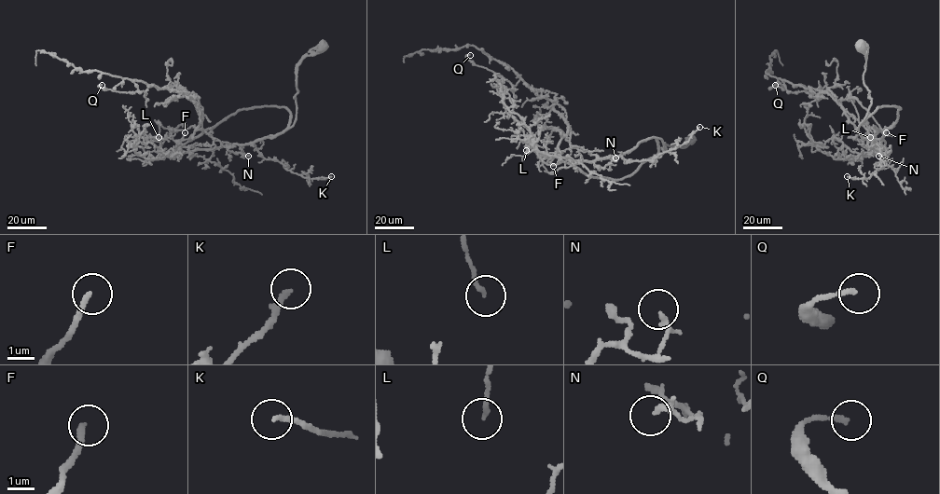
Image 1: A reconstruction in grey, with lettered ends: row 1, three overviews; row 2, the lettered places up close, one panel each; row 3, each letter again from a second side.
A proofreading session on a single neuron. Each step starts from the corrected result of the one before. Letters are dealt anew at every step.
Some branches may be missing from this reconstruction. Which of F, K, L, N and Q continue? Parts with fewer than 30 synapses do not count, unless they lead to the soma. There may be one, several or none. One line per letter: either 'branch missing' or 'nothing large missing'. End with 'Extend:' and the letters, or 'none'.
F: nothing large missing
K: nothing large missing
L: nothing large missing
N: nothing large missing
Q: nothing large missing
Extend: none

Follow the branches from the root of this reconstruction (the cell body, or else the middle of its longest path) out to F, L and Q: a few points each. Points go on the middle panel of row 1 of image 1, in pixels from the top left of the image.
F: (690, 140), (664, 143), (663, 150), (661, 139), (649, 138), (591, 160), (546, 155), (553, 166)
L: (690, 140), (664, 143), (663, 150), (661, 139), (649, 138), (601, 157), (574, 147), (553, 157), (526, 150)
Q: (690, 140), (664, 143), (663, 150), (661, 139), (649, 138), (601, 157), (579, 150), (550, 100), (470, 55)

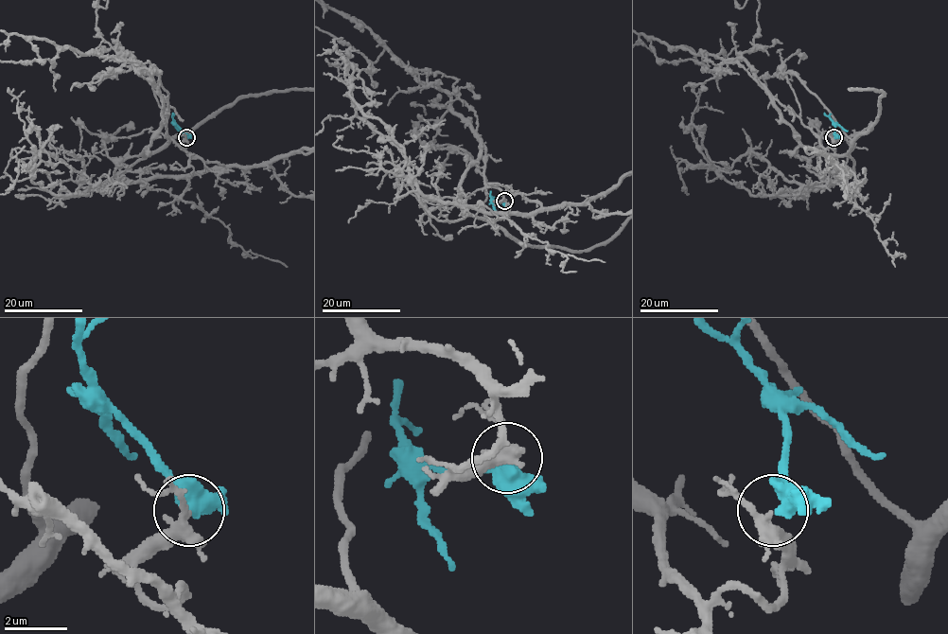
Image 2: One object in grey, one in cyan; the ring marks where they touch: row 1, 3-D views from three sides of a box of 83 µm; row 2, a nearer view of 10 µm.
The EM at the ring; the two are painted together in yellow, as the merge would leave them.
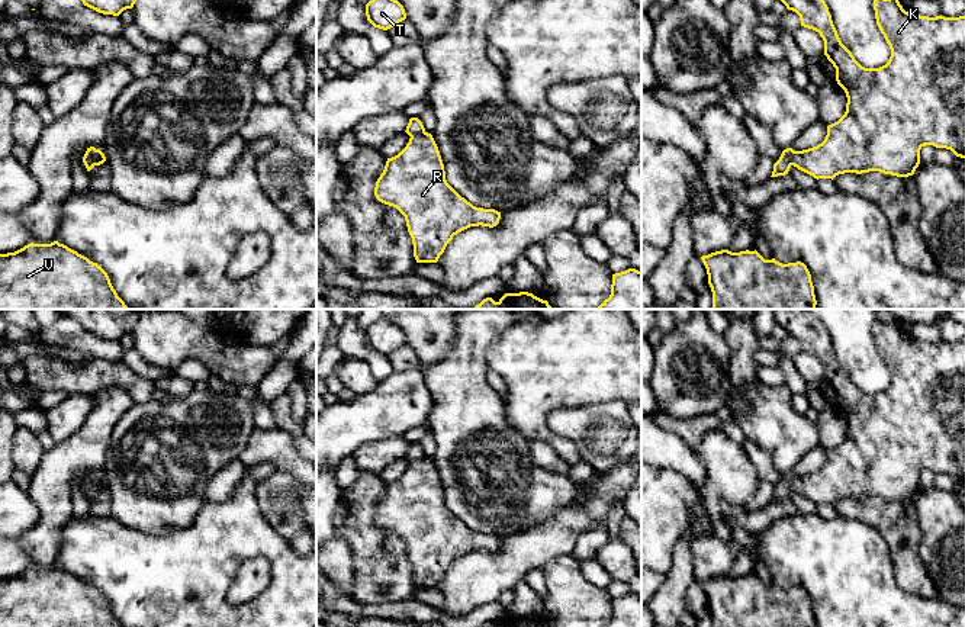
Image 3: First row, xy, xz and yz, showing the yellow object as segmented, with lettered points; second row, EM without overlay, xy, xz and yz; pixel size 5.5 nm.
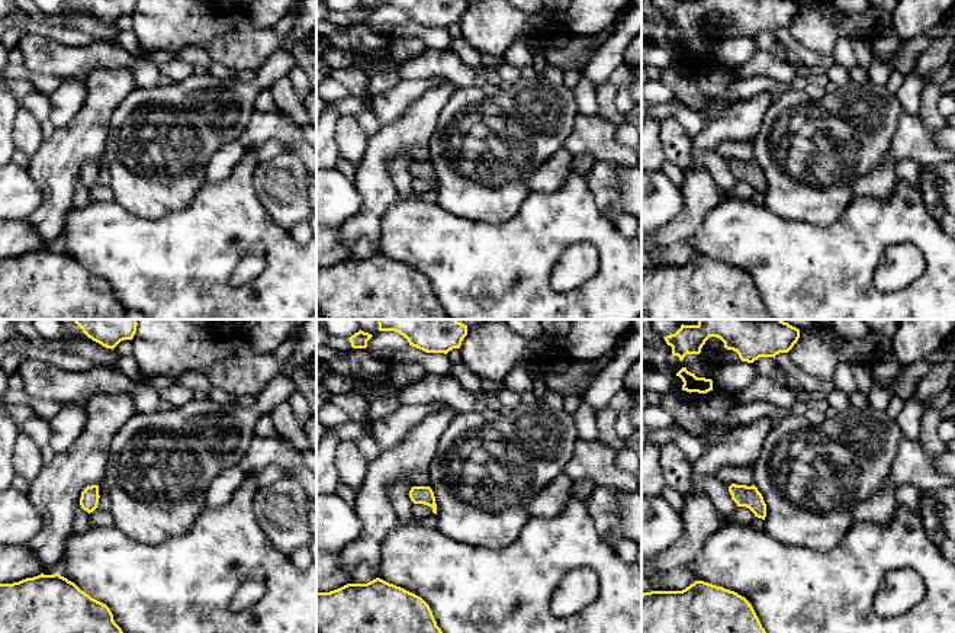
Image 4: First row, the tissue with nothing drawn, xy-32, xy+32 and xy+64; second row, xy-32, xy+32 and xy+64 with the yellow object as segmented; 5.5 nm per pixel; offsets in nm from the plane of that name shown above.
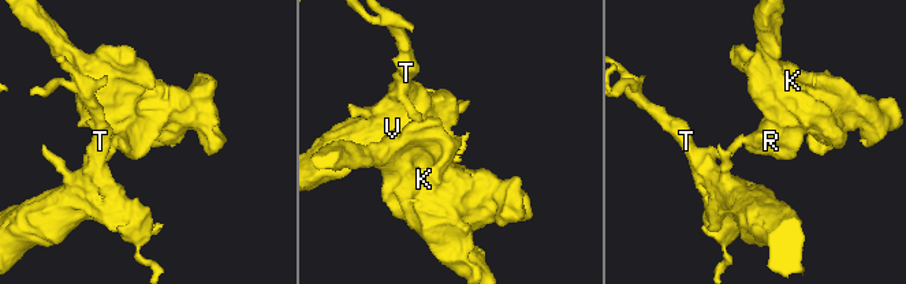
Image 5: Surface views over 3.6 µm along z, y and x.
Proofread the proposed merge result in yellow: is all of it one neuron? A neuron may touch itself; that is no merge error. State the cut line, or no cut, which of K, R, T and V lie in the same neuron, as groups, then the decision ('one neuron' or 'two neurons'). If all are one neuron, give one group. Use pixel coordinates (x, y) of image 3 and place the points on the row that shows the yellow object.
cut in xy along (99, 150), (93, 164); K R / T V; two neurons

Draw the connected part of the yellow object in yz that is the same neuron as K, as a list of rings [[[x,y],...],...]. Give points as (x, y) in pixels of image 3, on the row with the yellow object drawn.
[[[781,0],[788,10],[800,16],[801,26],[820,33],[824,55],[836,68],[836,81],[845,90],[845,115],[827,126],[827,135],[817,147],[794,151],[791,165],[814,179],[834,179],[845,173],[879,171],[897,177],[913,176],[920,164],[924,145],[950,149],[965,158],[965,16],[920,16],[908,13],[898,0],[874,0],[876,25],[891,49],[888,62],[879,68],[862,67],[842,44],[824,0]]]

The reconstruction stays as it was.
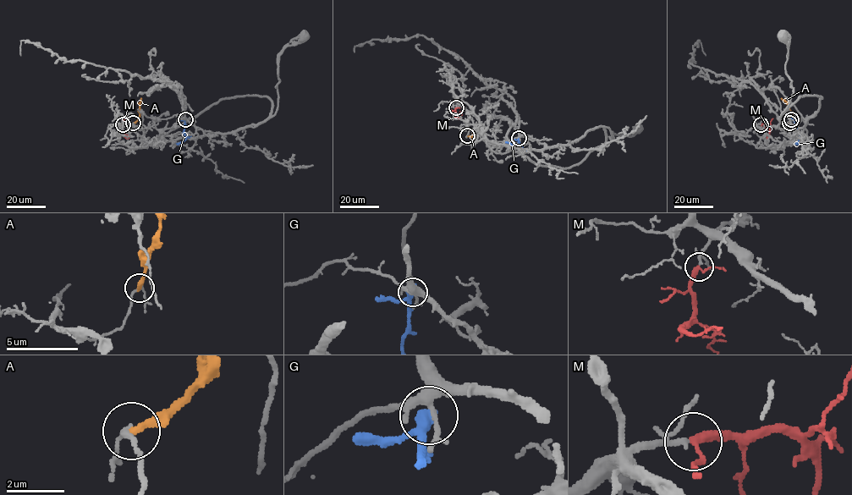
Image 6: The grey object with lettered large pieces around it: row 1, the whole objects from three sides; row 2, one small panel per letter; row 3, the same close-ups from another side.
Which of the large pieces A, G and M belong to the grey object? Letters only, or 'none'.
M

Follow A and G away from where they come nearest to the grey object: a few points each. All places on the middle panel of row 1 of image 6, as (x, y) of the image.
A: (467, 136), (474, 138), (475, 127)
G: (519, 138), (519, 146), (505, 141)

